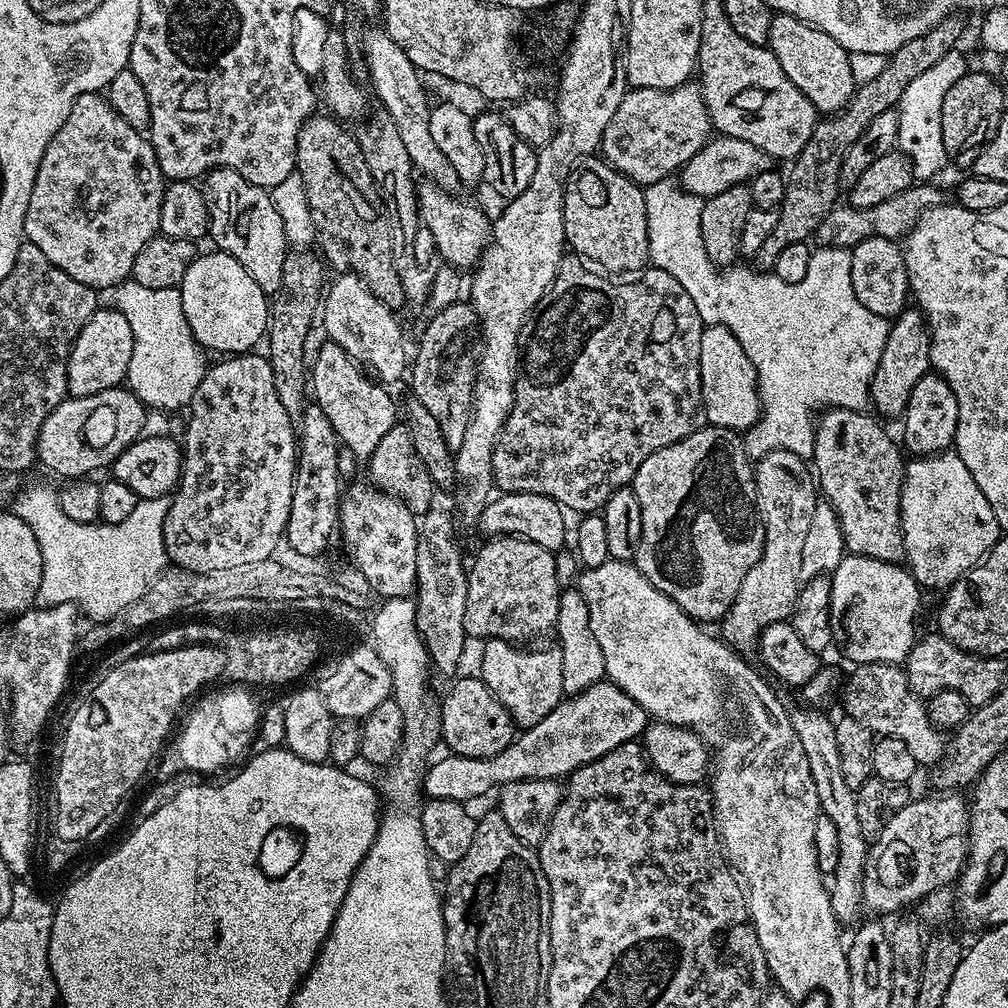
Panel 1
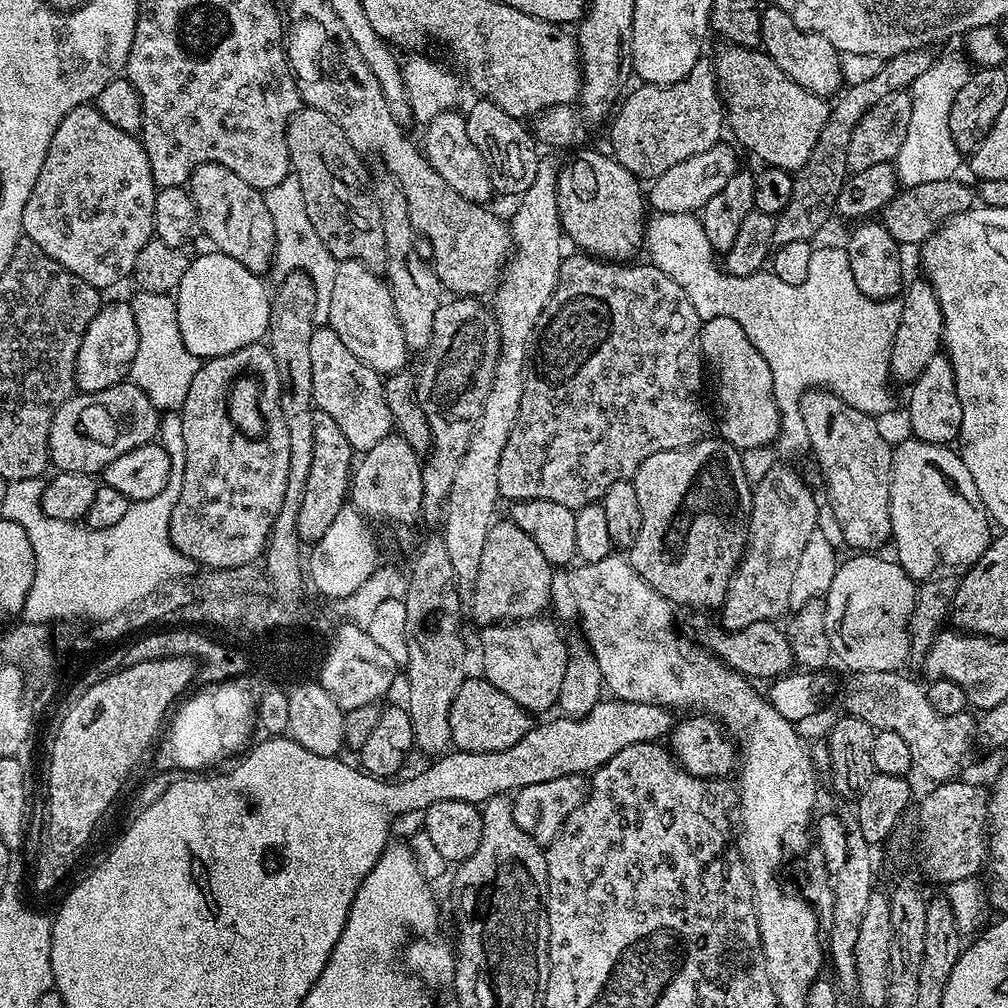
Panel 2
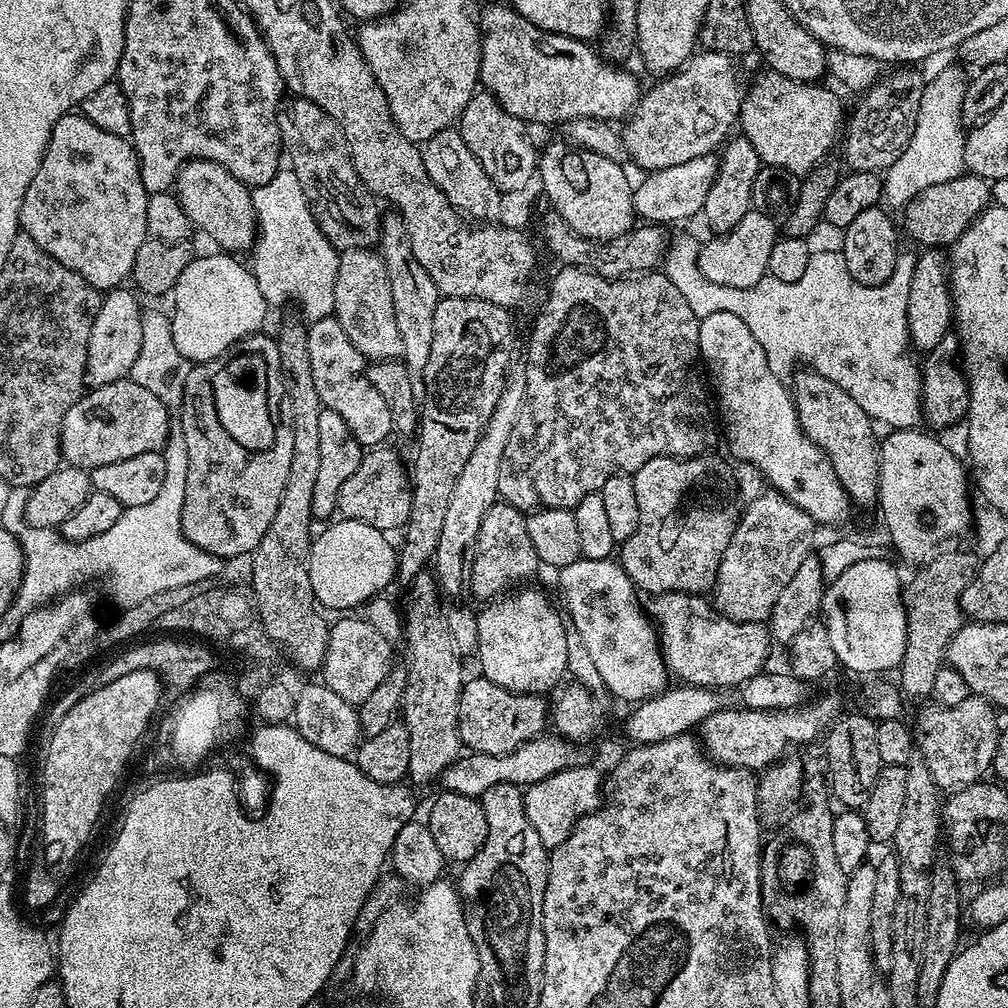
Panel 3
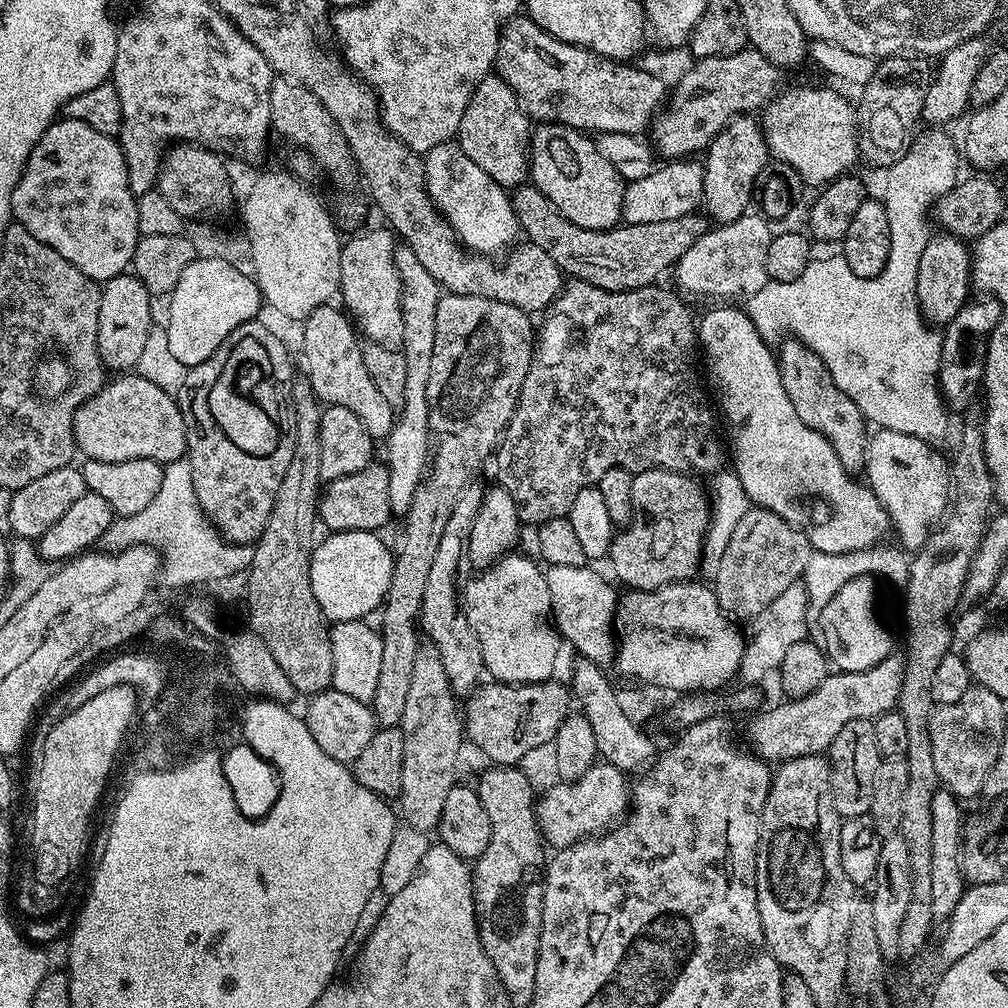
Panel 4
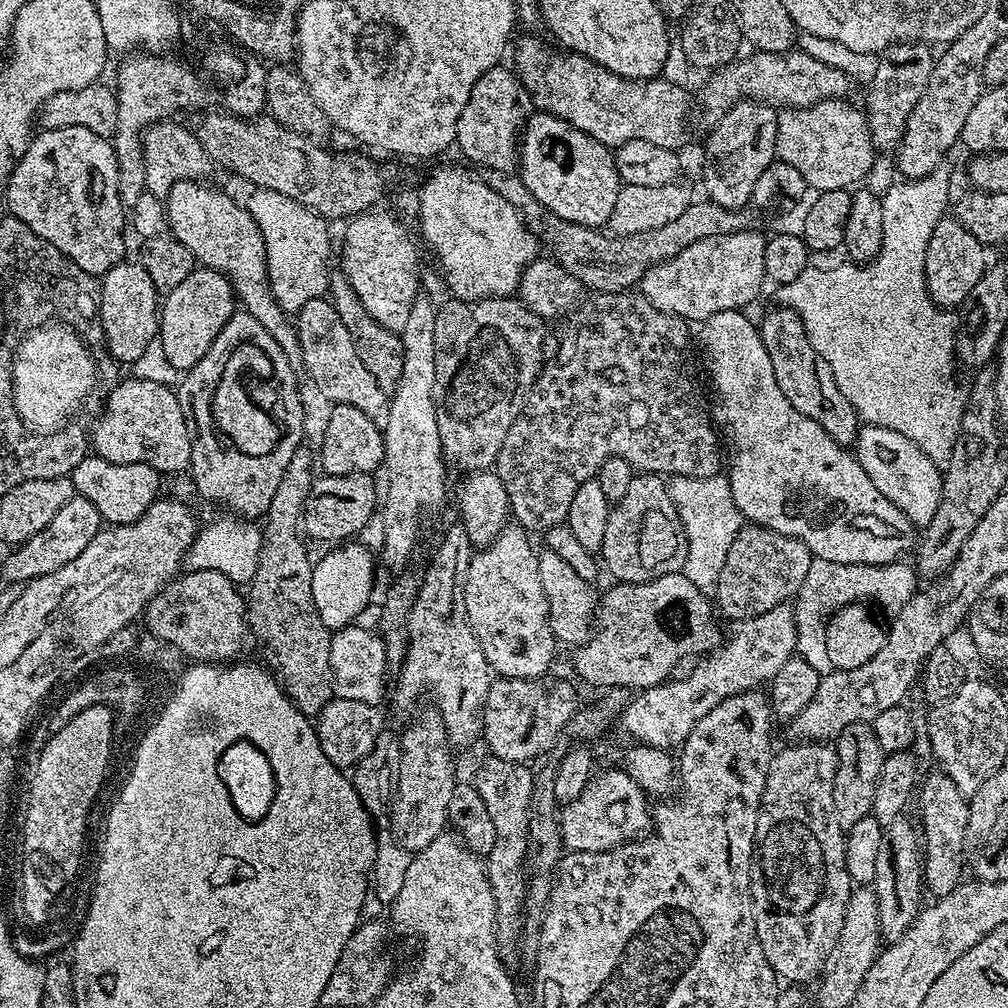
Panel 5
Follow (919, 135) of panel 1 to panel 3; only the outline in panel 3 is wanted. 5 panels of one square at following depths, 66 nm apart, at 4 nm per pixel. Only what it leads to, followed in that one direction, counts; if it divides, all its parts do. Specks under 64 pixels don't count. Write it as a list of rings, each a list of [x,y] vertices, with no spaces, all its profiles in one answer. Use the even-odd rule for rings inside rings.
[[[944,68],[924,86],[914,134],[902,150],[902,158],[894,162],[882,176],[882,196],[889,209],[903,209],[926,186],[946,182],[950,178],[965,175],[964,138],[965,129],[960,119],[960,107],[966,87],[966,75],[960,68]]]

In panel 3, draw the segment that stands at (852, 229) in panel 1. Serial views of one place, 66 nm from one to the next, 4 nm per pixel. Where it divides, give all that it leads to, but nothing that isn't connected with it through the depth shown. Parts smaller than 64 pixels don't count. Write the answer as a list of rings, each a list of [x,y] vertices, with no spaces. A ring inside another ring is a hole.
[[[971,174],[950,178],[946,182],[926,186],[926,190],[922,190],[911,202],[904,205],[902,209],[904,228],[918,243],[924,244],[920,246],[928,248],[950,246],[984,213],[989,204],[989,181]]]

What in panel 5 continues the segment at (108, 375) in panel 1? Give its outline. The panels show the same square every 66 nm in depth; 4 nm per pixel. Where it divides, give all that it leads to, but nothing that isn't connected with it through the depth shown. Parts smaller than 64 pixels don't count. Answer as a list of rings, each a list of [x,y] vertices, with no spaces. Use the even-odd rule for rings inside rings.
[[[121,262],[104,273],[99,281],[101,290],[100,322],[104,331],[104,343],[109,357],[121,360],[124,366],[131,366],[135,360],[142,358],[142,350],[150,346],[152,340],[157,339],[160,331],[160,313],[158,311],[158,293],[154,282],[150,282],[150,274],[138,263]]]

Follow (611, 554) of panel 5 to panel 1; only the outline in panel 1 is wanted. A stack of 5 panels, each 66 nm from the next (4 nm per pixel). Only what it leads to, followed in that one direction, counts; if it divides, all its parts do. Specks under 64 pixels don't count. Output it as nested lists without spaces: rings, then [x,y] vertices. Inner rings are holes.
[[[697,427],[696,431],[690,433],[686,438],[650,454],[650,458],[646,458],[646,462],[642,462],[642,466],[638,466],[630,487],[632,493],[638,498],[638,506],[642,506],[642,538],[638,542],[638,550],[634,561],[636,569],[654,587],[662,590],[662,594],[671,598],[693,620],[697,622],[708,622],[704,620],[719,622],[723,620],[728,615],[734,598],[738,598],[742,578],[746,578],[746,574],[750,574],[750,566],[754,566],[754,562],[758,562],[758,558],[762,558],[764,553],[764,525],[760,523],[760,514],[756,507],[756,473],[753,461],[744,449],[744,436],[738,432],[731,432],[729,428]]]

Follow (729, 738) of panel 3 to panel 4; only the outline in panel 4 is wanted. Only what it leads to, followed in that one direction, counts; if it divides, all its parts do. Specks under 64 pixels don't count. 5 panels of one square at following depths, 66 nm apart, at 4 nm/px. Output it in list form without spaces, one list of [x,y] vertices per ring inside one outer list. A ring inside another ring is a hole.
[[[891,654],[870,669],[857,672],[836,670],[829,674],[822,686],[818,686],[818,690],[814,690],[814,694],[806,694],[798,700],[789,699],[784,702],[788,704],[780,704],[769,712],[757,711],[748,724],[747,743],[751,751],[765,762],[783,762],[827,753],[838,730],[842,730],[846,722],[873,721],[899,705],[904,662],[903,655]]]

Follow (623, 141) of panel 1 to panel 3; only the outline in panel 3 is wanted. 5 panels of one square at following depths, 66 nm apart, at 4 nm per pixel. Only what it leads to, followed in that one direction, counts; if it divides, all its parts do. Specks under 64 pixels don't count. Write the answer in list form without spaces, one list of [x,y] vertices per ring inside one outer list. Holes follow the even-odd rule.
[[[700,50],[675,74],[657,79],[660,81],[641,95],[623,125],[627,159],[649,173],[666,170],[666,166],[682,166],[690,158],[713,155],[729,139],[731,128],[740,118],[746,80],[740,77],[736,64],[733,57],[721,52]]]

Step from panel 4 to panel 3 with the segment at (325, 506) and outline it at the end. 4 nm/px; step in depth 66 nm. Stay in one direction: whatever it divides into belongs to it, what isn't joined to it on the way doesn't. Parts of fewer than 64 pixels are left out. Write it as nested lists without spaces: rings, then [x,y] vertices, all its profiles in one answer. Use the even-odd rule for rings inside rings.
[[[372,446],[365,451],[360,460],[358,470],[346,478],[342,490],[338,494],[336,507],[339,515],[345,520],[357,520],[374,526],[385,534],[403,529],[410,518],[412,490],[410,472],[400,461],[400,456],[389,446]]]

